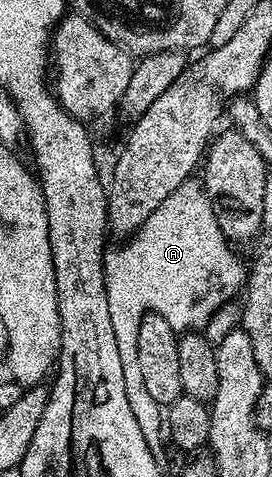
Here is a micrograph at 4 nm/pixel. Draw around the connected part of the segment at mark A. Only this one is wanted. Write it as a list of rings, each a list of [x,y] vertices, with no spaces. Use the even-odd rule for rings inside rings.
[[[190,178],[180,184],[177,189],[169,194],[158,205],[151,216],[149,216],[149,220],[145,222],[141,226],[139,230],[135,232],[129,239],[126,239],[123,243],[119,244],[119,247],[113,248],[110,247],[104,251],[103,256],[103,275],[105,276],[106,282],[106,295],[108,297],[109,303],[109,316],[112,317],[113,323],[113,332],[116,333],[117,337],[117,348],[121,357],[121,366],[125,370],[125,386],[126,386],[126,396],[129,399],[129,408],[132,409],[134,416],[137,419],[137,424],[141,427],[141,432],[144,433],[145,442],[149,446],[149,450],[153,452],[153,456],[155,459],[162,461],[164,459],[163,455],[163,442],[165,446],[165,418],[163,415],[163,408],[157,404],[157,402],[153,399],[153,396],[150,395],[148,391],[145,390],[144,381],[141,380],[141,372],[139,370],[139,366],[137,364],[136,358],[136,348],[137,348],[137,335],[140,332],[141,320],[147,314],[159,314],[163,315],[166,321],[169,322],[171,326],[174,327],[176,333],[184,334],[191,332],[199,332],[202,331],[208,322],[210,321],[213,313],[217,312],[221,306],[226,304],[227,302],[234,301],[239,293],[244,289],[246,283],[246,275],[247,270],[245,264],[243,266],[242,262],[239,260],[238,256],[235,254],[234,250],[236,250],[224,236],[224,233],[221,232],[220,225],[217,224],[217,218],[213,215],[213,208],[211,201],[209,200],[206,191],[203,189],[202,183],[197,181],[196,179]]]

